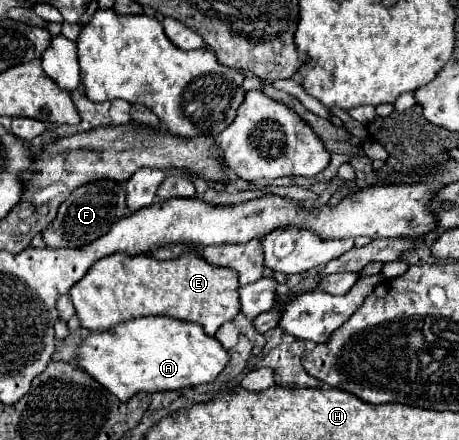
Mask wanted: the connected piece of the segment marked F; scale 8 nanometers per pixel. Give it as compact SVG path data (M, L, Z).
M74 191L58 209L56 219L48 225L48 229L42 233L44 243L48 249L62 249L62 247L84 247L104 233L110 231L110 227L122 219L128 213L126 207L126 195L124 193L112 193L112 191L102 191L102 193L82 193Z

